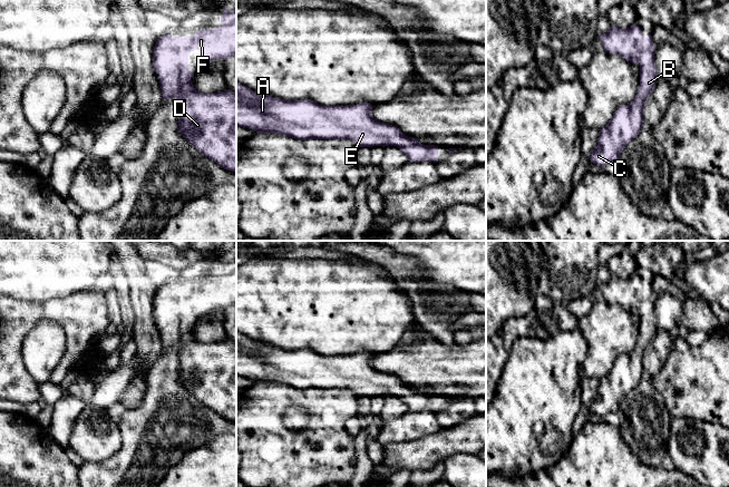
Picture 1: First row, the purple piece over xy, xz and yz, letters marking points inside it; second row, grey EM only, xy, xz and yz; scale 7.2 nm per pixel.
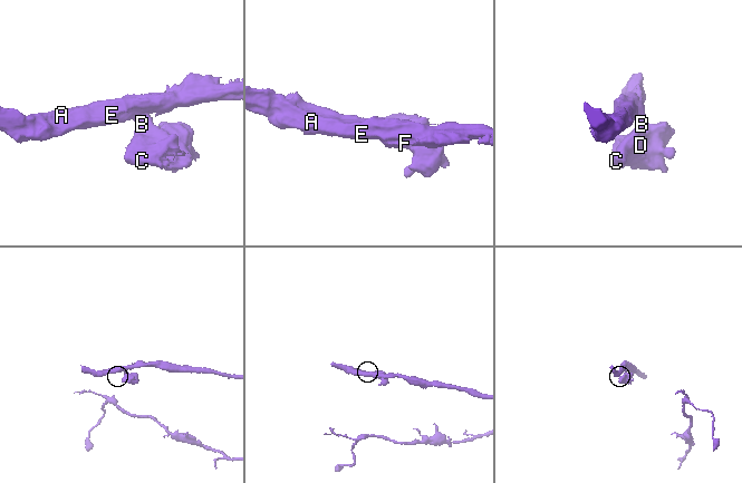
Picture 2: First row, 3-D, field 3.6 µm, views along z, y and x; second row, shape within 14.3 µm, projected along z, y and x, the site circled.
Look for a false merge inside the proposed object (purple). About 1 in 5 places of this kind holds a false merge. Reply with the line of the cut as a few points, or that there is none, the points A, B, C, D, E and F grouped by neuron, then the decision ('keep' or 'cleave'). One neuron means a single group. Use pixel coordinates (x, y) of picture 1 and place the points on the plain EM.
no cut; A B C D E F; keep

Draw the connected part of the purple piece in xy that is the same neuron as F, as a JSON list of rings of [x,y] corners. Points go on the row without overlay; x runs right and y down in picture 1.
[[[223,259],[221,275],[210,280],[200,280],[186,288],[171,284],[157,288],[153,300],[153,316],[158,322],[163,349],[174,348],[178,352],[178,381],[203,406],[208,407],[226,420],[236,422],[236,342],[232,340],[215,343],[200,342],[194,338],[194,322],[188,318],[188,303],[198,299],[202,302],[200,318],[214,310],[226,310],[236,303],[236,259],[232,262]]]

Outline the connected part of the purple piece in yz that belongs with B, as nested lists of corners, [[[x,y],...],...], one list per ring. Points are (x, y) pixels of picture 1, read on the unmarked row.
[[[612,274],[597,288],[609,303],[616,303],[623,309],[640,315],[640,335],[636,347],[628,354],[620,357],[599,382],[599,389],[590,409],[601,418],[620,410],[623,399],[640,383],[644,372],[644,353],[653,341],[657,329],[654,312],[655,295],[651,283],[645,288],[641,277],[632,274],[621,279]]]

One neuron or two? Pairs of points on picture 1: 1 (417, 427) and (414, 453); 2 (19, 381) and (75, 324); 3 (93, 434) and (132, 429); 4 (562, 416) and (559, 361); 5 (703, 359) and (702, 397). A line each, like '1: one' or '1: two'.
1: two
2: one
3: two
4: one
5: one

